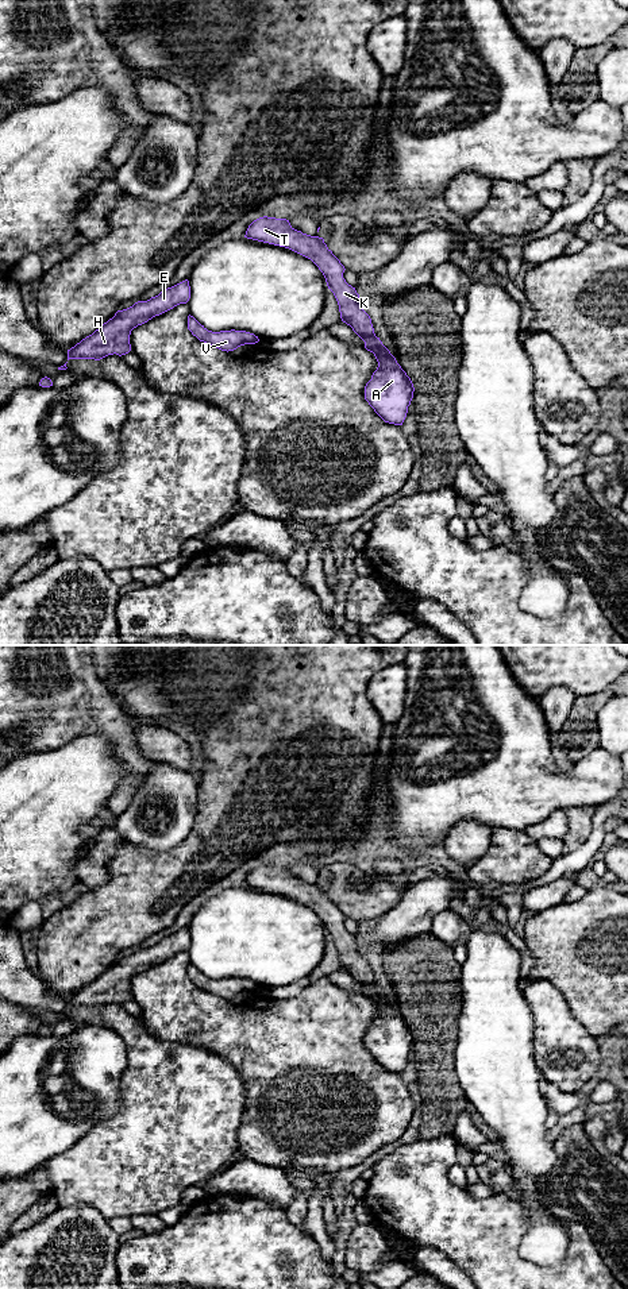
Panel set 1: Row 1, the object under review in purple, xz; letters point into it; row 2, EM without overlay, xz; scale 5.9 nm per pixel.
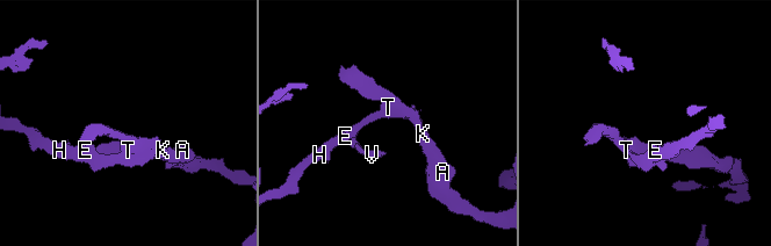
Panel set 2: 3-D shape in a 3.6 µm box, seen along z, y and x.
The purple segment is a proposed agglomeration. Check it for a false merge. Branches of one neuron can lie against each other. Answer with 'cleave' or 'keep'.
cleave

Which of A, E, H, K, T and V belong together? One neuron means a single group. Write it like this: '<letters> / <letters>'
A K T / E H V

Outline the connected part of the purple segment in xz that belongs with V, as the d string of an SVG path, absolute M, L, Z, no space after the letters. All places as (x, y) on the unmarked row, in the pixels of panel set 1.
M188 964L188 977L196 984L200 989L204 989L212 995L216 995L221 999L234 999L244 992L255 992L259 989L258 984L246 979L220 979L212 980L201 973L193 964Z

